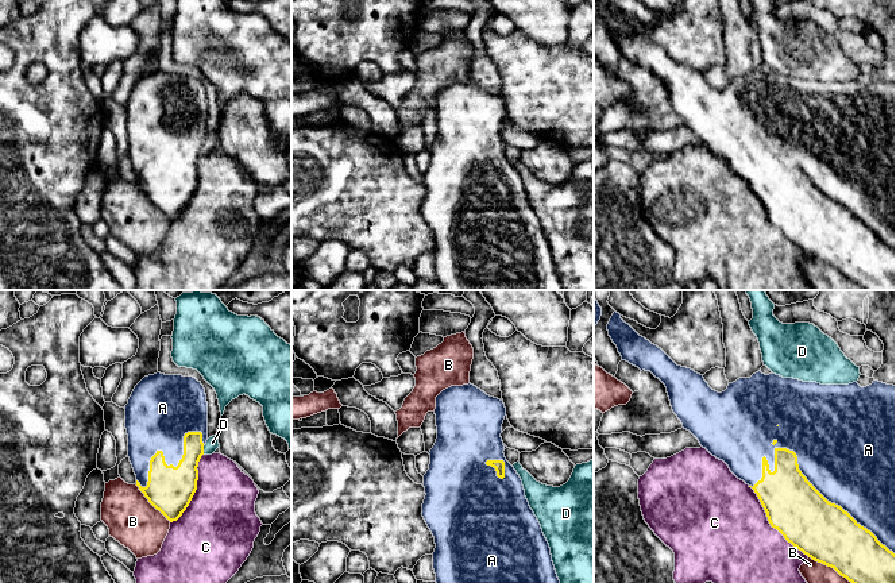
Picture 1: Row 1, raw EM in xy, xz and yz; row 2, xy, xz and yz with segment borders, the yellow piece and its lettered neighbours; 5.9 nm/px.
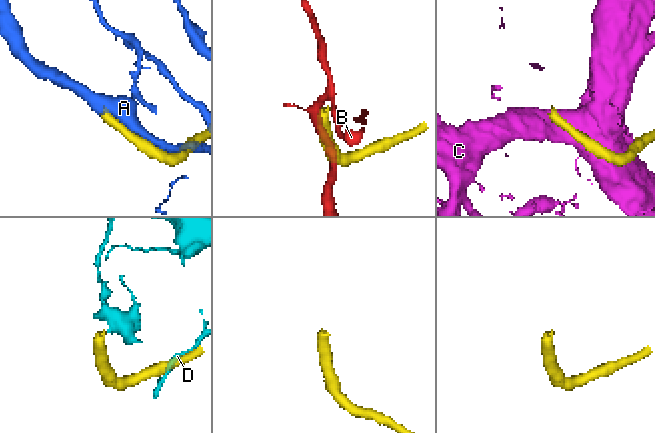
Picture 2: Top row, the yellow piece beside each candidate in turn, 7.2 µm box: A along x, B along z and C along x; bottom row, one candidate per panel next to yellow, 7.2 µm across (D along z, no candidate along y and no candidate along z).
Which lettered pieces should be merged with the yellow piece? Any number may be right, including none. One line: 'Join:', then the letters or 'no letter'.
Join: A

